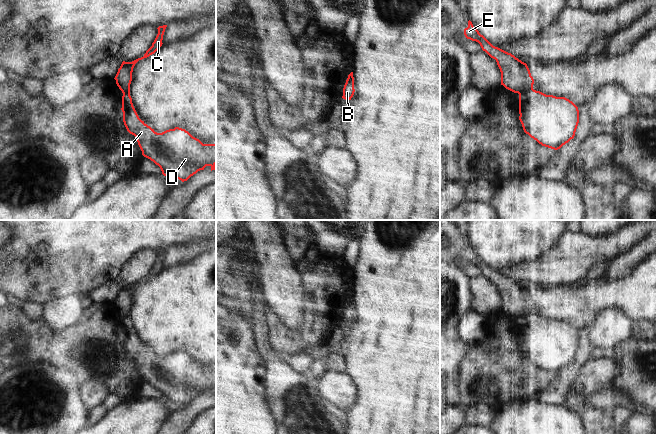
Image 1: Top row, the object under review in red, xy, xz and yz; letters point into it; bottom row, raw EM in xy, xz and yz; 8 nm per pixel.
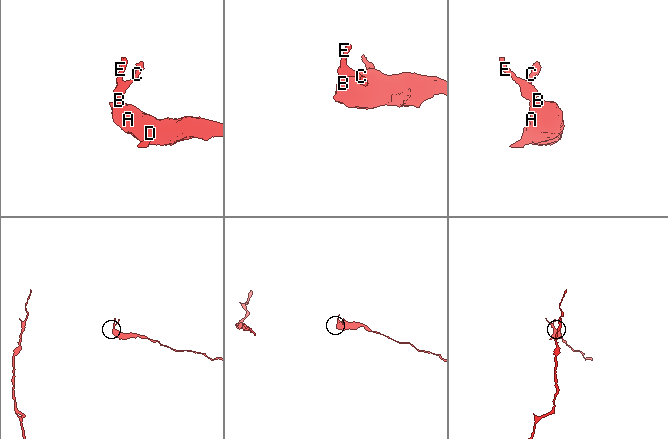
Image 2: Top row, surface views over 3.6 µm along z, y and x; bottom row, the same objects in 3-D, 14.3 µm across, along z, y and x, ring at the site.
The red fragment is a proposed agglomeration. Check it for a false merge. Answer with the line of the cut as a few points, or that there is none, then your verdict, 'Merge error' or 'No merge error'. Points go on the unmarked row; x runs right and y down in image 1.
Split along yz (532, 312), (519, 318). Merge error.

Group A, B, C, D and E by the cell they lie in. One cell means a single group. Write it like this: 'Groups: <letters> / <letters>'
Groups: A B D / C E.

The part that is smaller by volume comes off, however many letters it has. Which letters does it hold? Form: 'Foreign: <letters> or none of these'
Foreign: C, E

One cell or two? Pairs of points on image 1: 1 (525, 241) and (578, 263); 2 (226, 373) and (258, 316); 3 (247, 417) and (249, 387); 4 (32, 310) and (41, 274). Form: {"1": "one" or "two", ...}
{"1": "two", "2": "two", "3": "one", "4": "two"}

